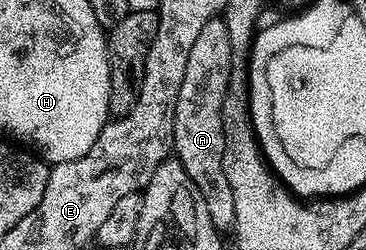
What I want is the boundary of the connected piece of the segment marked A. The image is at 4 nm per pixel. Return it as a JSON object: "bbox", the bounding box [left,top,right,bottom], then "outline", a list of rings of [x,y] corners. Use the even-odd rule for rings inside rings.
{"bbox":[173,17,234,233],"outline":[[[216,17],[201,29],[193,49],[189,49],[189,62],[185,64],[185,78],[177,93],[175,120],[173,121],[174,158],[181,161],[185,173],[189,173],[193,185],[205,197],[209,217],[221,233],[234,228],[233,191],[229,189],[229,177],[225,177],[225,125],[223,105],[233,65],[233,45],[229,41],[227,20]]]}

